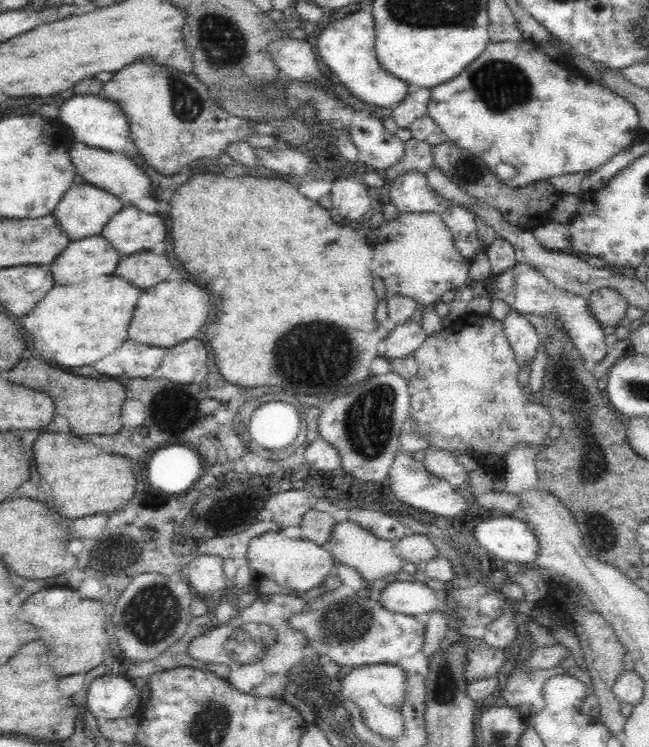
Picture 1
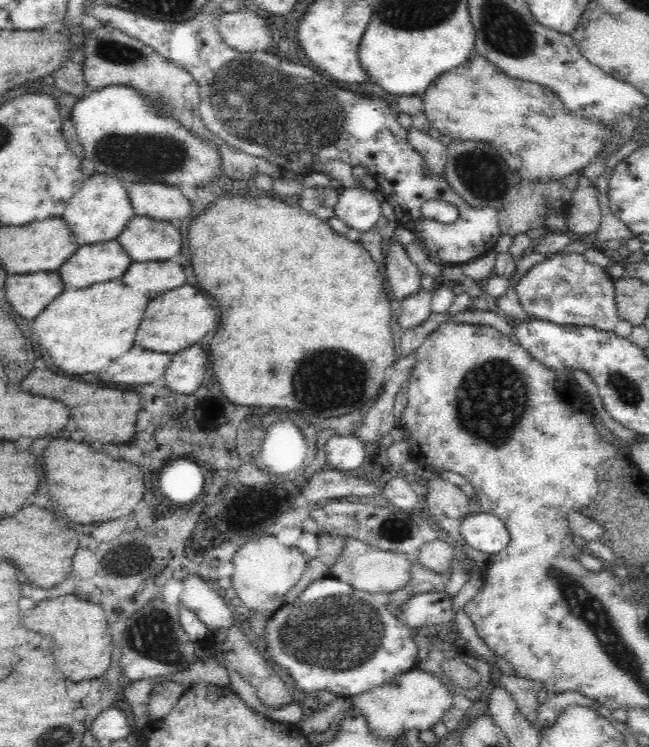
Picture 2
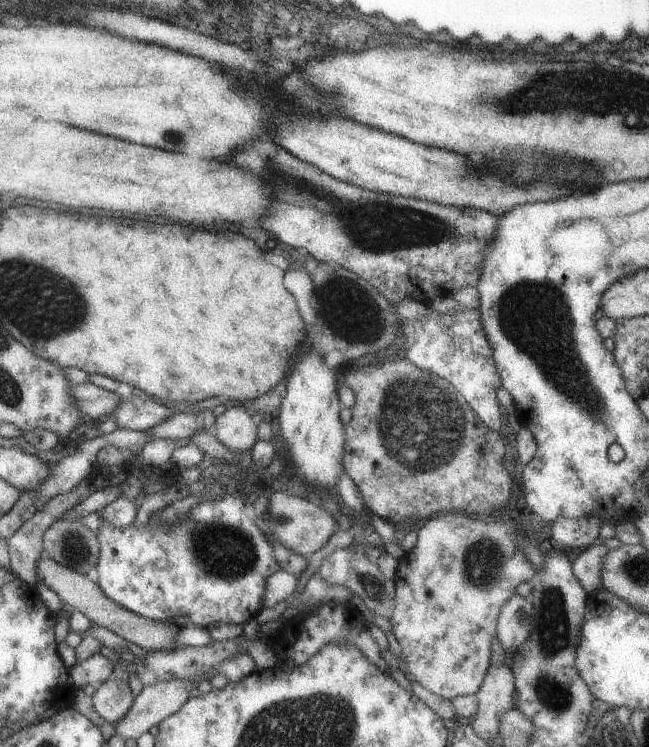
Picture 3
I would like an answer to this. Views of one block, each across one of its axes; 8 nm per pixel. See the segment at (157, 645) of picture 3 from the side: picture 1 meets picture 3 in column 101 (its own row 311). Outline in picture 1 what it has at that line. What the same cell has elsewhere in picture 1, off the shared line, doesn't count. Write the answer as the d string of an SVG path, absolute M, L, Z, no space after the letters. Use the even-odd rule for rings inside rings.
M600 288L587 295L588 305L598 319L598 323L606 330L616 328L621 319L627 316L628 301L612 288Z

